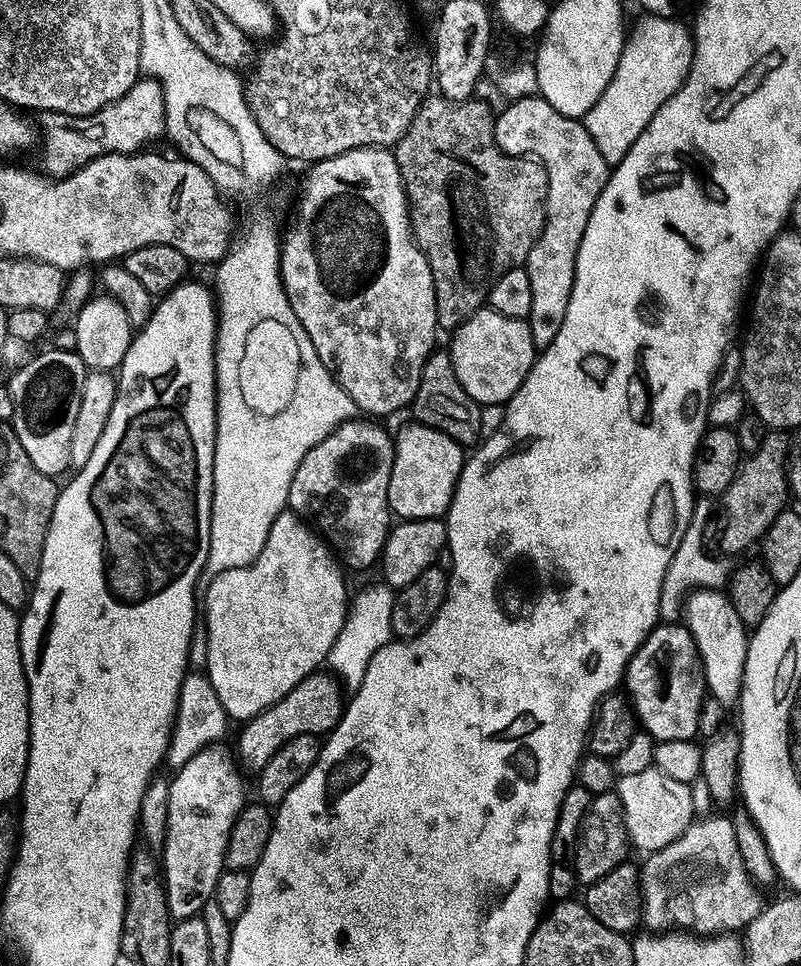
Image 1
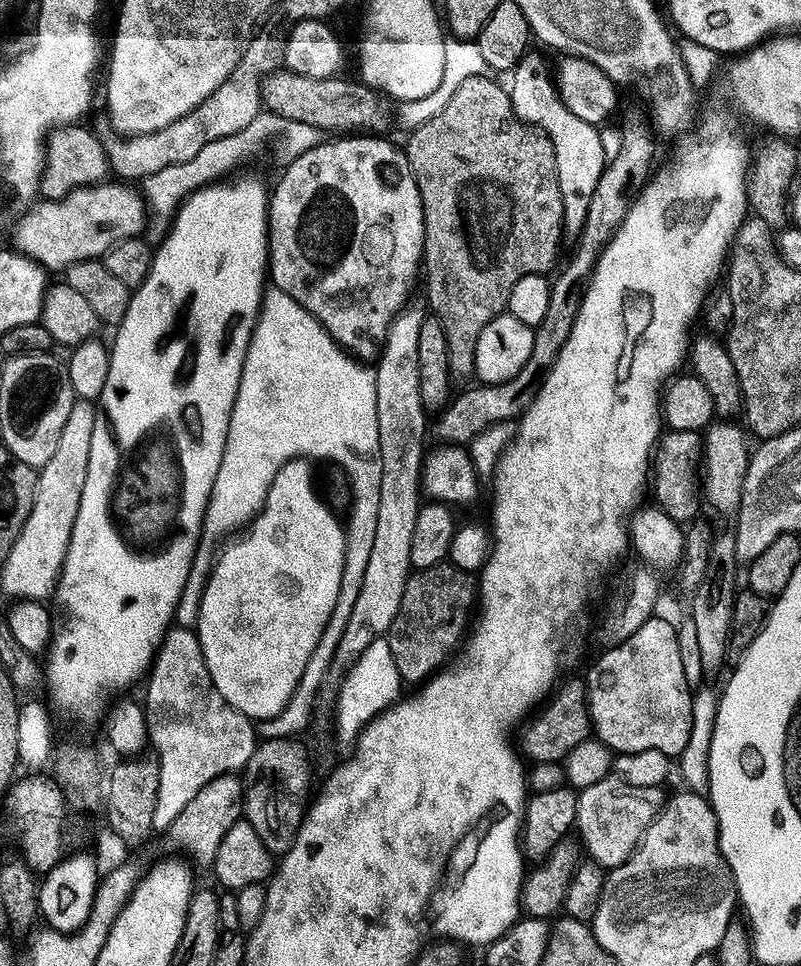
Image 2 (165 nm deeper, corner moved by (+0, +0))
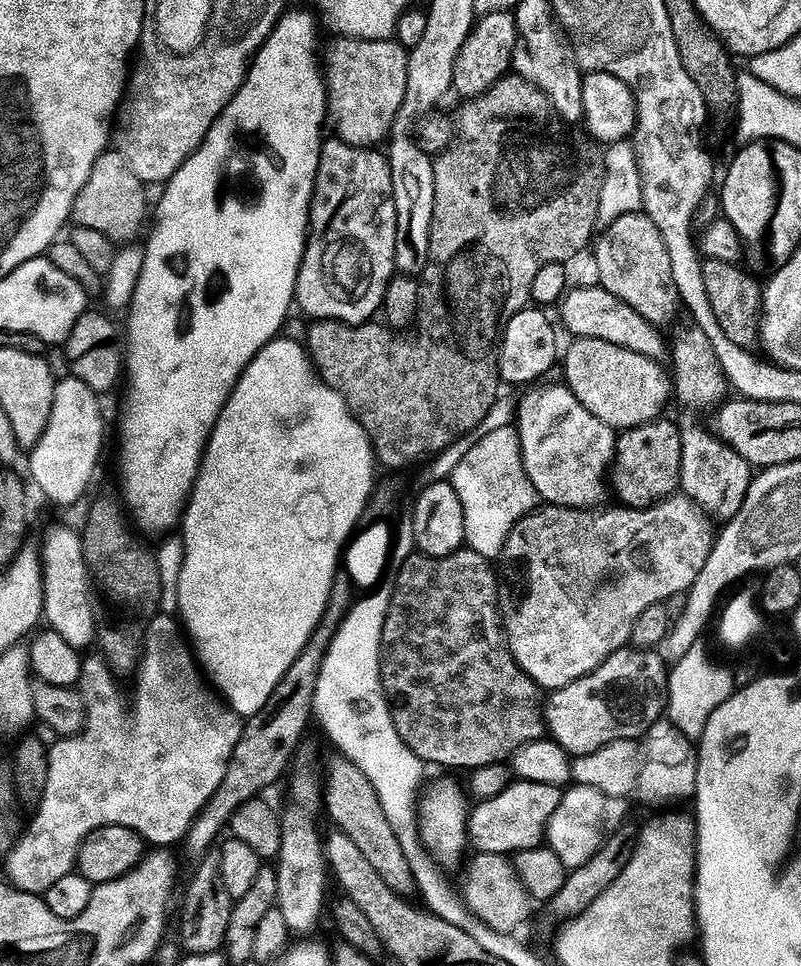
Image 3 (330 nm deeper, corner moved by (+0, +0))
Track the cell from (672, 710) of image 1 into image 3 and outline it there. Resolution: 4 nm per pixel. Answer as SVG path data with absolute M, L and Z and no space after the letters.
M635 646L619 648L590 674L547 693L547 735L572 758L590 754L616 739L643 737L649 724L661 719L667 709L668 677L665 659L657 651Z

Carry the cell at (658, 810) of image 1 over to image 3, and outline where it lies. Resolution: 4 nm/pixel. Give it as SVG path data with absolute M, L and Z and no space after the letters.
M573 783L562 793L558 807L550 816L545 832L547 847L552 849L565 869L584 865L601 848L602 842L627 821L629 801L625 797L614 797L590 785Z

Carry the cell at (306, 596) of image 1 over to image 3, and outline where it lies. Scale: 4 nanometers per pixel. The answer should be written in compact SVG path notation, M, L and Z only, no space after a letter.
M273 338L257 350L256 356L242 370L234 390L222 406L212 432L208 435L204 457L200 459L200 471L196 474L196 481L192 483L192 492L188 495L182 517L184 557L182 570L178 574L176 599L178 616L182 621L183 631L194 649L199 667L206 673L207 679L214 685L215 691L219 693L224 703L241 718L252 716L266 706L267 699L270 698L279 680L286 674L286 670L290 669L290 664L298 658L312 631L318 626L327 605L332 580L342 560L342 553L353 535L352 527L359 522L360 515L361 518L365 515L369 500L372 499L374 491L372 479L378 471L372 443L368 441L368 435L364 433L360 423L350 414L344 399L333 388L328 388L316 375L304 346L297 339L296 341L280 339Z

